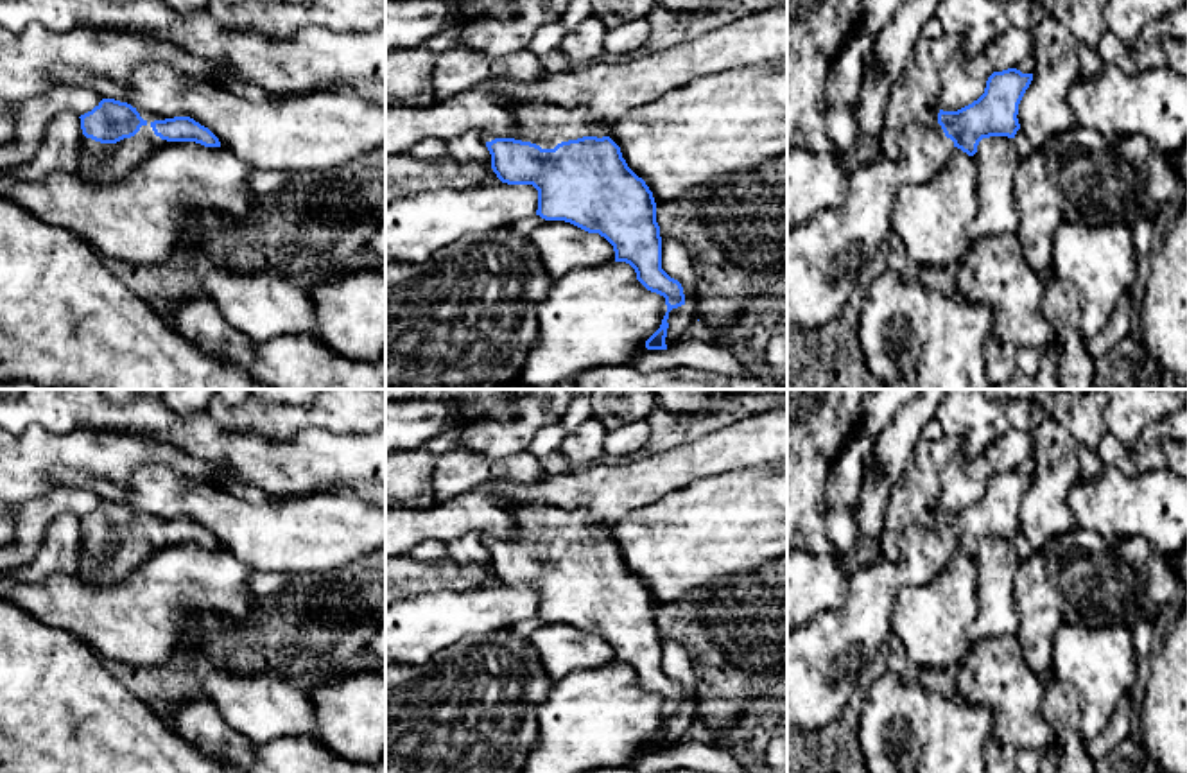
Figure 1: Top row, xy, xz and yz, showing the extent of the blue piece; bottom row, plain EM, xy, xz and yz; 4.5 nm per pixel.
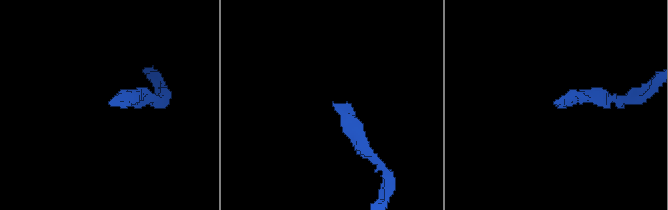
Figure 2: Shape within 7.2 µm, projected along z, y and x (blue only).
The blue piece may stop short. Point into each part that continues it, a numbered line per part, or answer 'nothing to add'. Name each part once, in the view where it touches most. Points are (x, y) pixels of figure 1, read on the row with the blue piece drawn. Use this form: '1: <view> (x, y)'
1: xz (544, 124)

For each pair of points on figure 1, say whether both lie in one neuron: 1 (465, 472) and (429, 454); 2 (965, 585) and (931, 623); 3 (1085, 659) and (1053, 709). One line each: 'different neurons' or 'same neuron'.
1: different neurons
2: same neuron
3: different neurons

